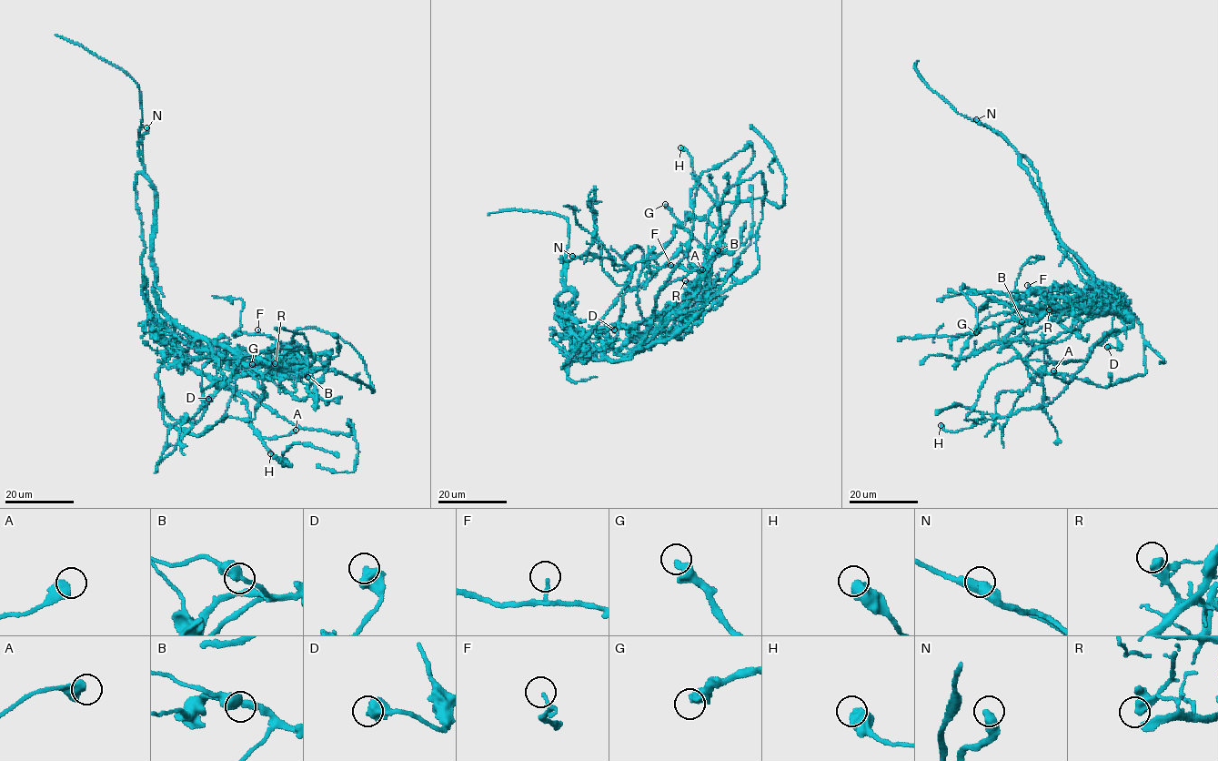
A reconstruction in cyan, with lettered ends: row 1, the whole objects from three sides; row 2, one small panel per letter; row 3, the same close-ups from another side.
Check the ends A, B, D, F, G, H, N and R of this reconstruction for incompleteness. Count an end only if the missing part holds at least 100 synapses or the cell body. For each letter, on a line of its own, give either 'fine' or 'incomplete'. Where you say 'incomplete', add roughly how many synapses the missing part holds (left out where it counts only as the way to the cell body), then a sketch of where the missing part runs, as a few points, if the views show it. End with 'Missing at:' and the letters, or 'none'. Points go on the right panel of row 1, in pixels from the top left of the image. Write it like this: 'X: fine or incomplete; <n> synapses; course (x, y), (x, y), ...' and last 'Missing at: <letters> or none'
A: fine
B: fine
D: fine
F: fine
G: fine
H: fine
N: incomplete; course (976, 119), (930, 94), (900, 93), (892, 86), (888, 91), (890, 93)
R: fine
Missing at: N

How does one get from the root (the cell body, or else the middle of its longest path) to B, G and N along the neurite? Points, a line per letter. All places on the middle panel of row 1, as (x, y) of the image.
B: (579, 343), (595, 359), (615, 361), (638, 350), (703, 272), (689, 260), (689, 243), (694, 238), (718, 250)
G: (579, 343), (595, 359), (621, 360), (647, 343), (702, 273), (689, 260), (692, 236), (665, 204)
N: (579, 343), (556, 318), (561, 307), (556, 297), (564, 289), (572, 256)

